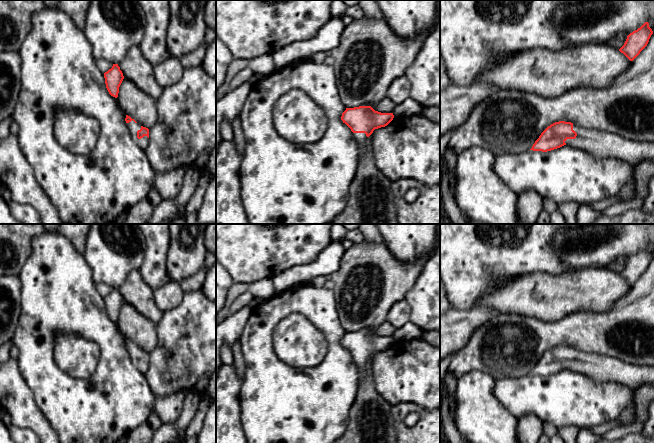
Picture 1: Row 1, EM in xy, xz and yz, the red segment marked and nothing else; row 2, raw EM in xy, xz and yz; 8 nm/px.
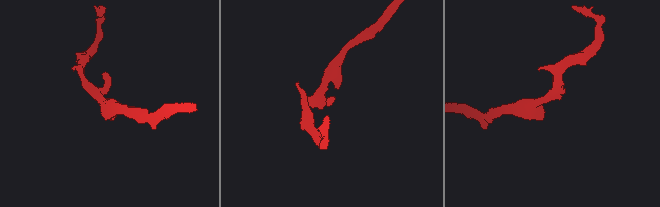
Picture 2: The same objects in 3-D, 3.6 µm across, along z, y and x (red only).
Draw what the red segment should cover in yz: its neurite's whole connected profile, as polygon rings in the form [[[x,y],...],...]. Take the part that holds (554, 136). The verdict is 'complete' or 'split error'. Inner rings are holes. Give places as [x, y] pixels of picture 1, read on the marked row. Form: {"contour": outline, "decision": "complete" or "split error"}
{"contour": [[[565,121],[555,122],[548,126],[541,133],[530,150],[547,152],[564,145],[583,149],[595,157],[614,157],[623,159],[633,166],[637,166],[644,161],[654,163],[654,143],[632,141],[614,133],[583,128]]], "decision": "split error"}

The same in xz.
{"contour": [[[371,106],[346,108],[341,120],[353,132],[354,139],[359,145],[360,154],[364,151],[367,138],[375,129],[387,126],[394,118],[393,113],[381,113]]], "decision": "split error"}

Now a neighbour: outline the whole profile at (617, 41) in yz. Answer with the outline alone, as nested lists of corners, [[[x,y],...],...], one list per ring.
[[[625,33],[617,34],[612,39],[610,39],[609,42],[606,44],[614,47],[616,49],[620,49],[624,45],[624,43],[627,39],[627,36],[628,35]]]

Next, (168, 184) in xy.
[[[182,166],[163,173],[157,173],[153,183],[154,191],[163,200],[175,198],[181,190],[184,174],[189,168],[188,166]]]

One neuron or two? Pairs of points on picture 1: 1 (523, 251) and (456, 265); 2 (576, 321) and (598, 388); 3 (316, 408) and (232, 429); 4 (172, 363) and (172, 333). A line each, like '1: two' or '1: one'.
1: one
2: two
3: two
4: one

